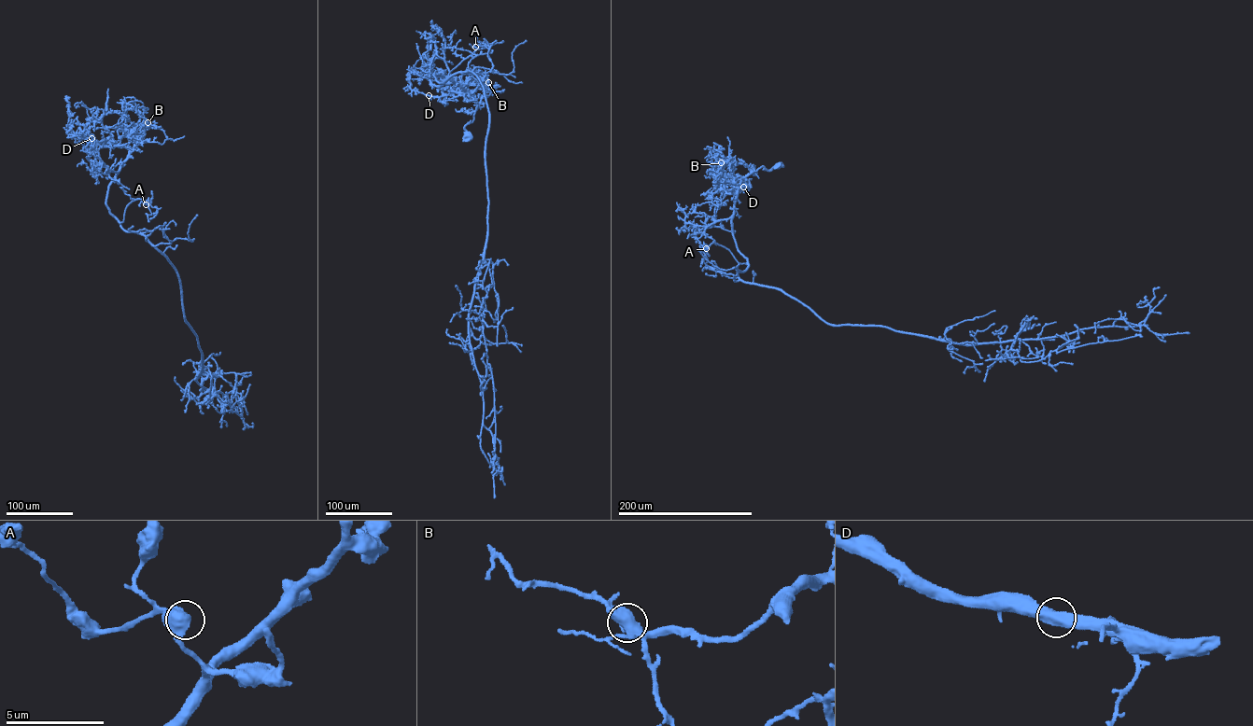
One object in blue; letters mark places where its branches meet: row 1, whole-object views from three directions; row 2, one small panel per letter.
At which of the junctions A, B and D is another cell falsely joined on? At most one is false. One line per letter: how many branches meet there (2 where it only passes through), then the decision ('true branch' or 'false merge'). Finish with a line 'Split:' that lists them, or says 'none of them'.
A: 2 branches meet; true branch
B: 2 branches meet; true branch
D: 2 branches meet; true branch
Split: none of them

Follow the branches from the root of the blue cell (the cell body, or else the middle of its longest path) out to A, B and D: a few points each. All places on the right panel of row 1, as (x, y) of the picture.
A: (777, 165), (768, 170), (762, 166), (745, 176), (732, 214), (704, 231), (717, 244), (706, 249)
B: (777, 165), (768, 170), (762, 166), (752, 171), (743, 163), (721, 162)
D: (777, 165), (768, 170), (762, 166), (753, 171), (745, 176), (739, 190), (739, 187), (745, 188), (743, 187)

